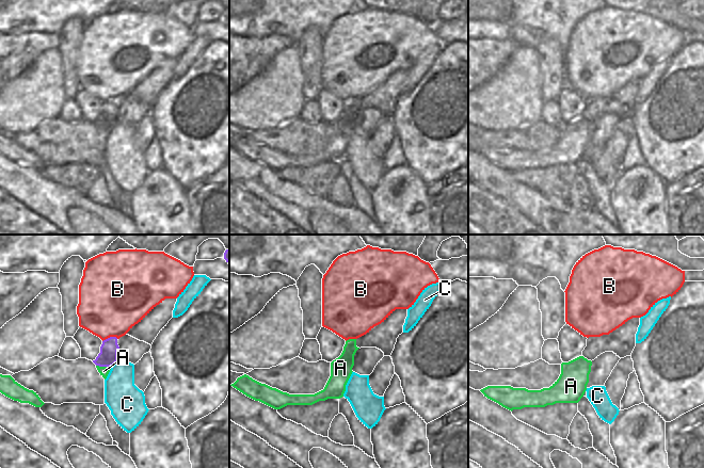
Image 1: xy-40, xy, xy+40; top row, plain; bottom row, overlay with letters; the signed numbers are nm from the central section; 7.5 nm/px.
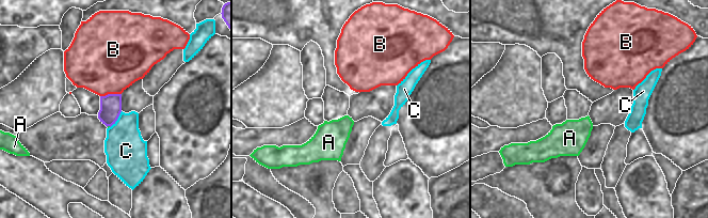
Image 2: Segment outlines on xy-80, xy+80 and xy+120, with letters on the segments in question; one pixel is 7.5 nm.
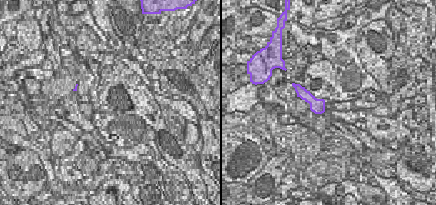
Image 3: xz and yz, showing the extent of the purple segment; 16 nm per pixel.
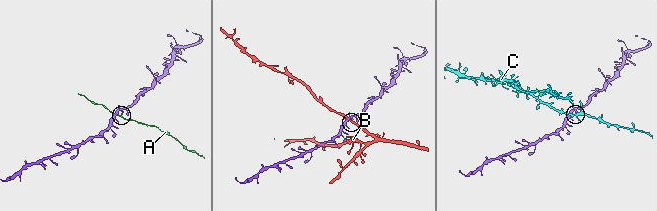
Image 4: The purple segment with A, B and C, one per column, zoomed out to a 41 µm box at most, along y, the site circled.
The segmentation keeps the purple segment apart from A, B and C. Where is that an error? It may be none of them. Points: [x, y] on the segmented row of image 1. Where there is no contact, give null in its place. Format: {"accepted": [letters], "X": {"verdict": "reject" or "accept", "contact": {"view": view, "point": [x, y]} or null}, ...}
{"accepted": [], "A": {"verdict": "reject", "contact": {"view": "xy-40", "point": [104, 366]}}, "B": {"verdict": "reject", "contact": {"view": "xy-40", "point": [110, 337]}}, "C": {"verdict": "reject", "contact": {"view": "xy-40", "point": [114, 362]}}}

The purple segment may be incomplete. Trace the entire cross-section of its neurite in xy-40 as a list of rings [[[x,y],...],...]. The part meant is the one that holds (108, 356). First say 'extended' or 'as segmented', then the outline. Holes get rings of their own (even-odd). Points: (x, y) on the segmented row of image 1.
as segmented; [[[110,337],[102,341],[100,353],[93,362],[99,367],[111,367],[117,361],[117,344],[116,337]]]

